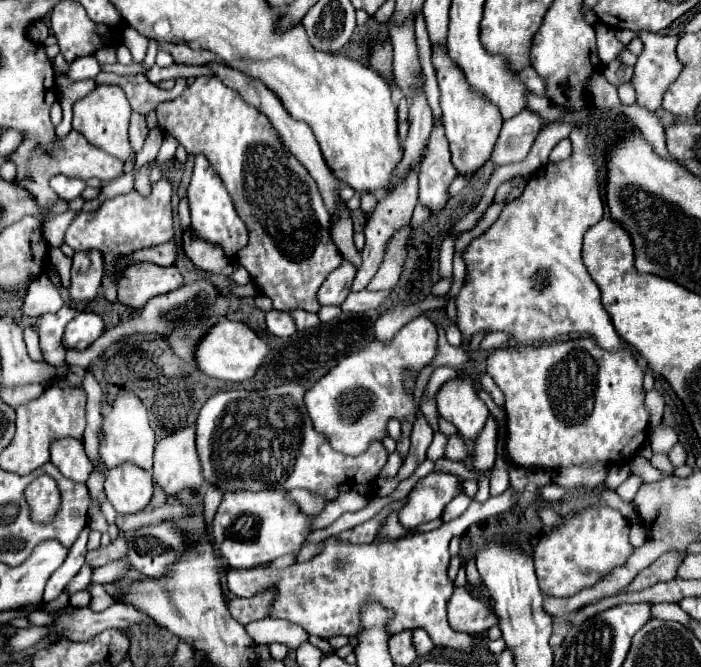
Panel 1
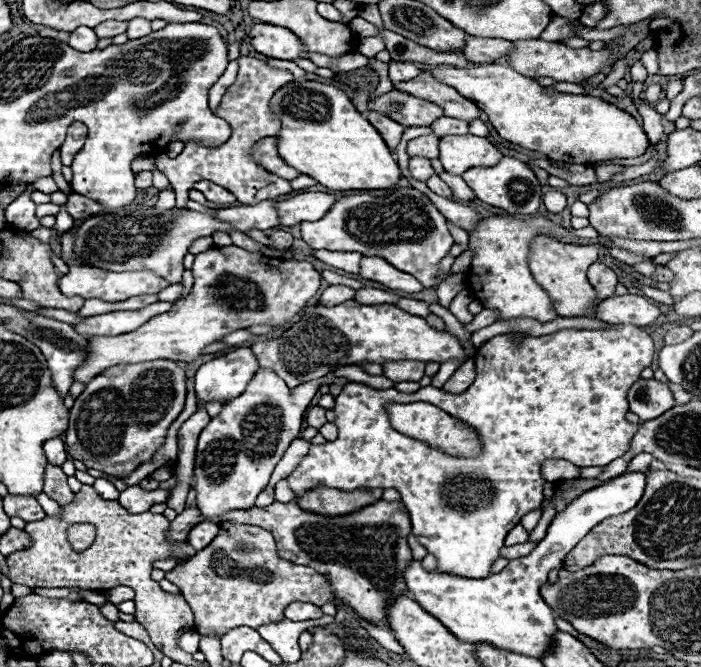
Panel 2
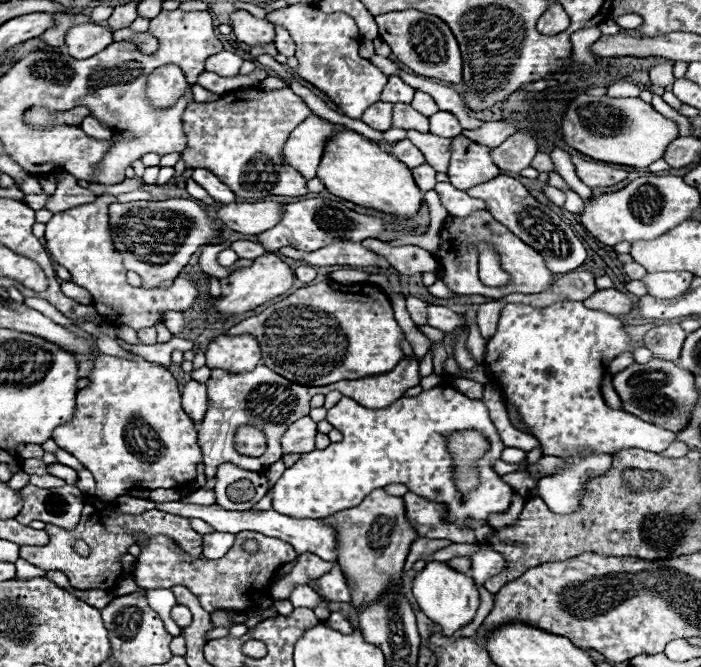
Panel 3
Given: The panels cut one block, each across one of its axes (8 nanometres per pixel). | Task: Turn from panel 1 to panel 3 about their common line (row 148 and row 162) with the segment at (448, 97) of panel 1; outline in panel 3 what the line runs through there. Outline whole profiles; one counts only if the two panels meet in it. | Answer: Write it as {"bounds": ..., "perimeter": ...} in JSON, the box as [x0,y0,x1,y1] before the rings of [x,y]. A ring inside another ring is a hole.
{"bounds":[448,136,500,188],"perimeter":[[[464,136],[452,140],[452,160],[448,166],[448,178],[456,188],[472,188],[472,184],[482,184],[500,170],[492,164],[490,148],[482,146]]]}

